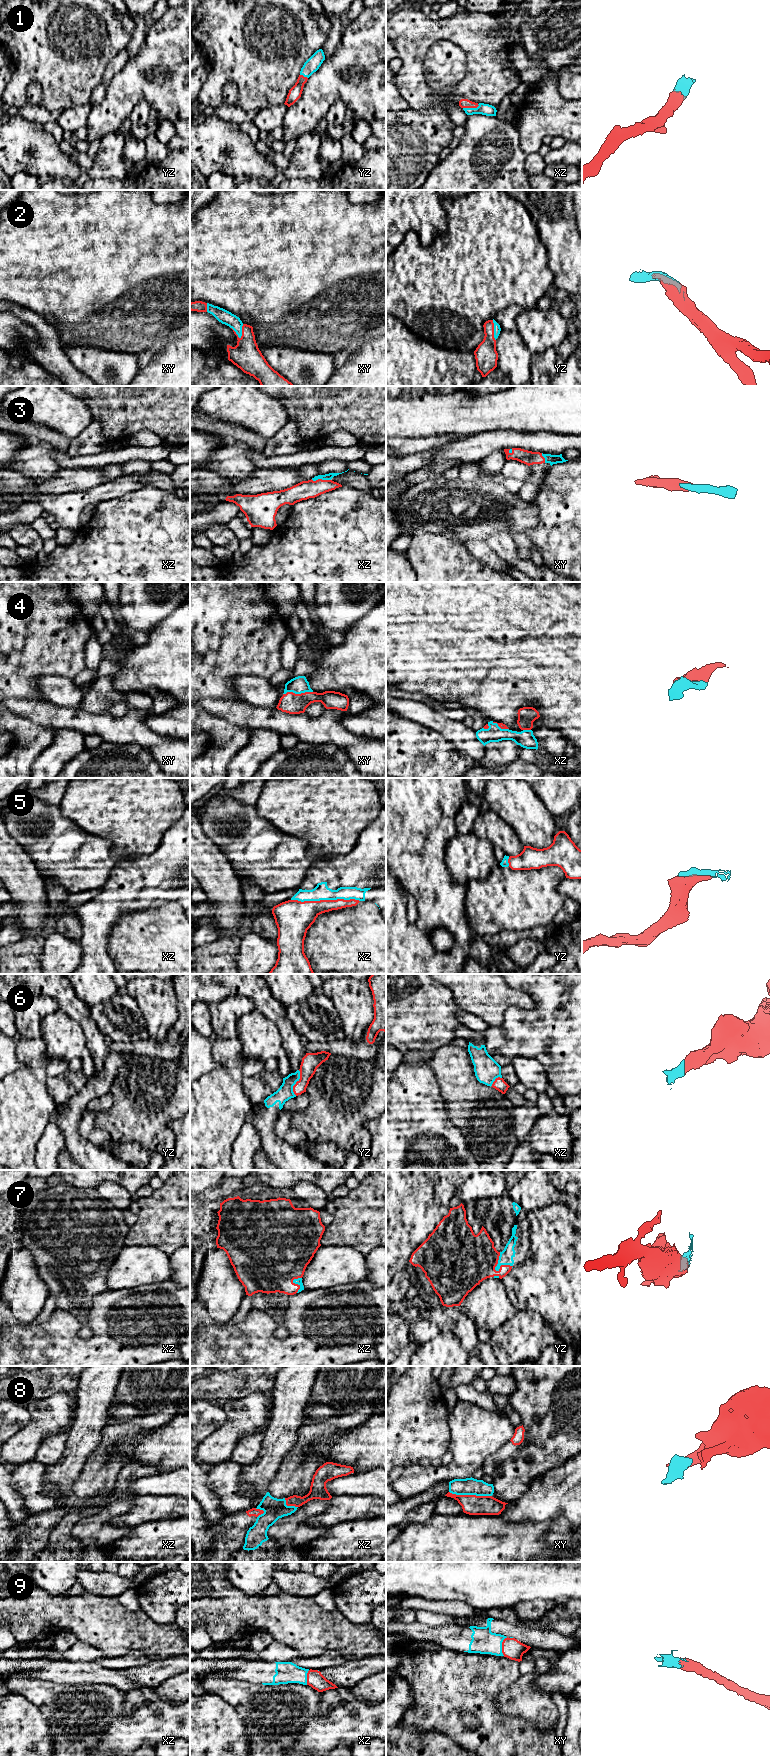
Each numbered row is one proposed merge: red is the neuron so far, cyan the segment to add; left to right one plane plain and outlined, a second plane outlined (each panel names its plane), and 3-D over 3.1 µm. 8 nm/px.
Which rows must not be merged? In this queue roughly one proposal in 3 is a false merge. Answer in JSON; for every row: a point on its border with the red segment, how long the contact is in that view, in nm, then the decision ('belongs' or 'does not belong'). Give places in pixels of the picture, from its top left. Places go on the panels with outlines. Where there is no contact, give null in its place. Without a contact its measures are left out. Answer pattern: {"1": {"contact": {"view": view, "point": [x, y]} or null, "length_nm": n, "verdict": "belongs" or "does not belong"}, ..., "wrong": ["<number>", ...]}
{"1": {"contact": {"view": "xz", "point": [471, 107]}, "length_nm": 140, "verdict": "belongs"}, "2": {"contact": {"view": "xy", "point": [235, 333]}, "length_nm": 120, "verdict": "belongs"}, "3": {"contact": {"view": "xz", "point": [321, 479]}, "length_nm": 160, "verdict": "belongs"}, "4": {"contact": {"view": "xy", "point": [297, 694]}, "length_nm": 240, "verdict": "belongs"}, "5": {"contact": {"view": "xz", "point": [325, 900]}, "length_nm": 550, "verdict": "belongs"}, "6": {"contact": {"view": "yz", "point": [296, 1083]}, "length_nm": 220, "verdict": "belongs"}, "7": {"contact": {"view": "yz", "point": [495, 1270]}, "length_nm": 170, "verdict": "belongs"}, "8": {"contact": {"view": "xy", "point": [470, 1495]}, "length_nm": 340, "verdict": "does not belong"}, "9": {"contact": {"view": "xy", "point": [502, 1646]}, "length_nm": 160, "verdict": "belongs"}, "wrong": ["8"]}

